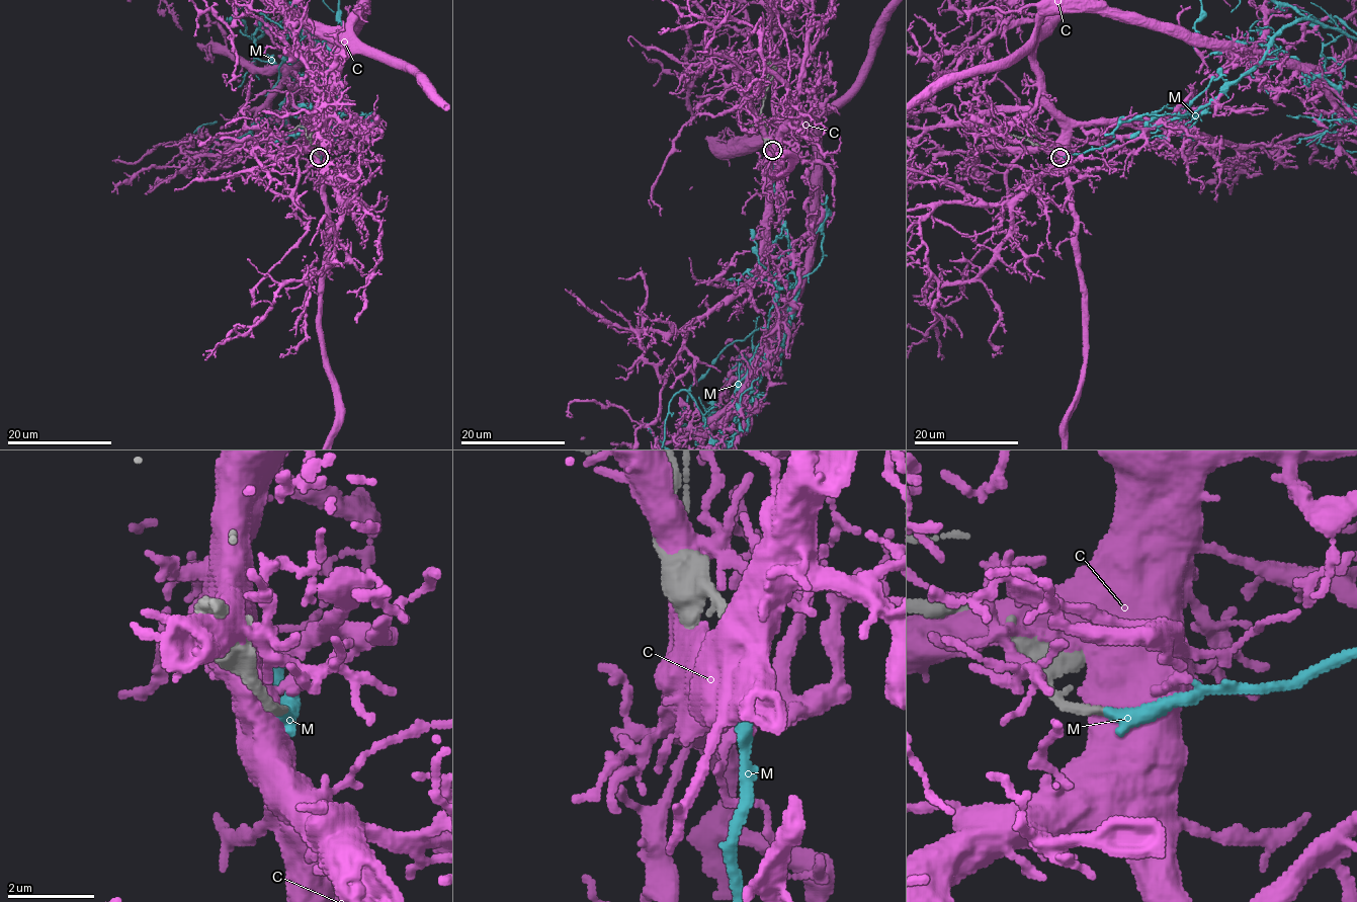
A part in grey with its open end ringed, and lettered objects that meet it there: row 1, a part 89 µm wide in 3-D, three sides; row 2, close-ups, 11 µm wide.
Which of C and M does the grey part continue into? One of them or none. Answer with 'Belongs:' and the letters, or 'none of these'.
Belongs: M

